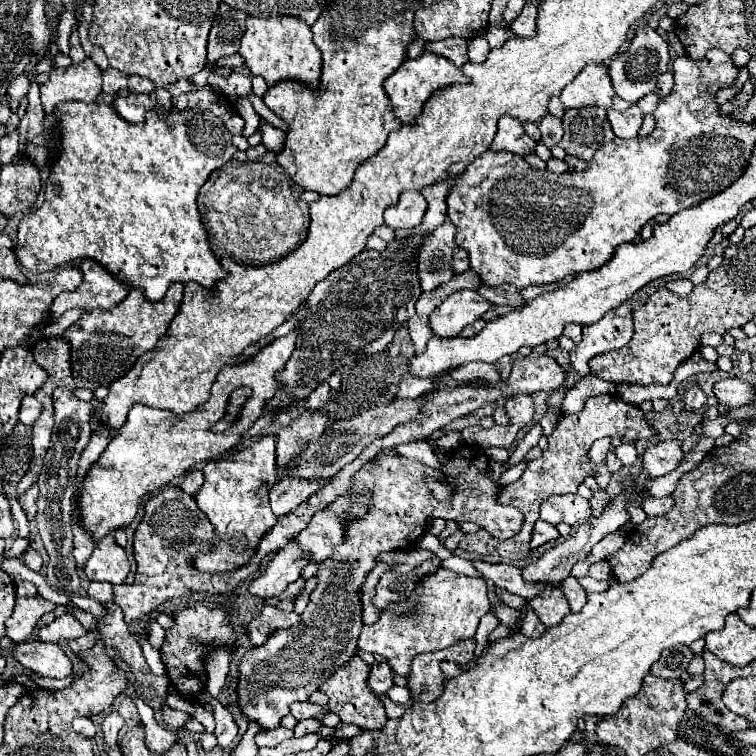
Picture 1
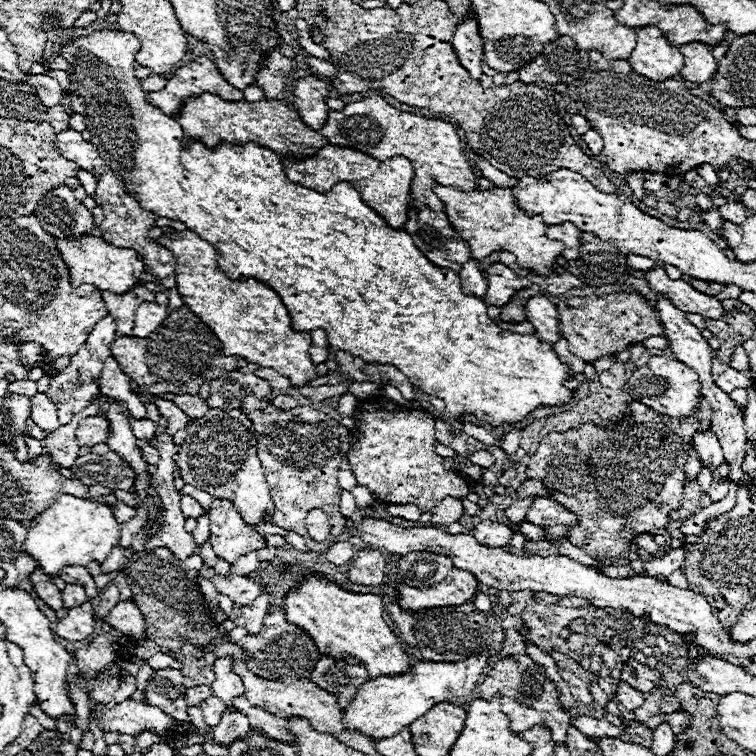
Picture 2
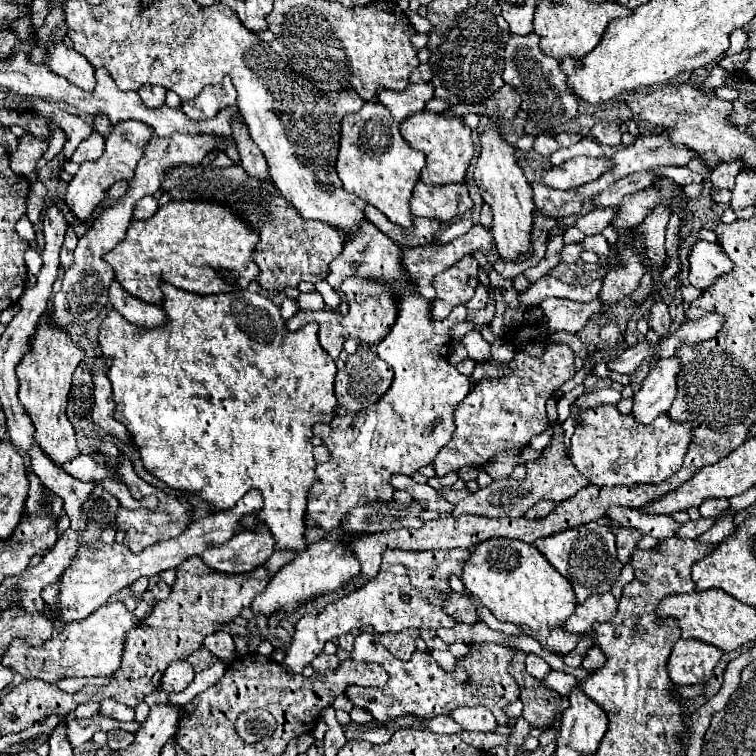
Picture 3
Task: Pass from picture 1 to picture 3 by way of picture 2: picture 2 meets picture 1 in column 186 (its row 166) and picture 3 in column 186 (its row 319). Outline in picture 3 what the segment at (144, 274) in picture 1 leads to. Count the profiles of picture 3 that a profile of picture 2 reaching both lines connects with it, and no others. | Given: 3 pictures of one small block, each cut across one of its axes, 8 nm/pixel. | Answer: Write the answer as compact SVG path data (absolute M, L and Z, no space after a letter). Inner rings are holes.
M160 282L160 290L164 294L164 300L160 304L160 308L166 314L166 324L156 326L156 328L142 328L142 326L134 326L130 324L122 314L118 314L116 310L110 310L106 314L106 318L100 324L100 350L102 356L110 360L110 384L112 384L112 396L114 396L114 418L120 420L128 432L132 434L138 450L140 450L140 458L144 468L154 474L156 478L160 478L164 484L168 484L170 488L178 488L178 490L186 490L186 492L194 492L196 496L204 498L206 502L210 502L210 506L218 512L218 510L226 510L232 508L250 488L258 488L264 496L264 508L258 514L246 516L242 520L242 528L250 528L256 524L256 520L262 520L270 526L274 538L276 538L276 548L282 550L296 550L302 552L306 548L304 542L304 514L306 514L306 496L310 486L316 482L316 460L312 456L312 424L316 422L330 422L330 418L334 416L334 408L336 408L336 396L334 396L334 376L336 376L336 364L334 360L322 350L320 342L318 342L318 324L310 322L304 328L296 330L296 332L288 332L286 330L286 320L280 316L280 308L270 302L268 298L260 298L254 300L254 304L238 304L238 308L232 306L230 300L226 300L226 296L222 294L208 294L208 296L198 296L194 292L188 290L180 290L168 282Z

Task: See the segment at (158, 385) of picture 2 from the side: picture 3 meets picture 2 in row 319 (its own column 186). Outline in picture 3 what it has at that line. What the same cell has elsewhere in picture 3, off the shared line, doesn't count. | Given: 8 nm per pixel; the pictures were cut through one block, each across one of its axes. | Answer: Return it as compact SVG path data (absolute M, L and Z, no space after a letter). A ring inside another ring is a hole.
M176 166L170 170L162 182L162 188L172 194L172 200L206 200L214 198L234 206L260 234L260 242L254 250L254 262L258 262L260 274L258 284L266 290L284 290L286 286L298 286L302 280L316 284L328 276L328 264L340 254L344 244L344 234L338 234L332 226L318 220L304 220L290 206L290 202L278 194L274 186L260 184L250 178L242 166L230 168L208 168L208 166Z

